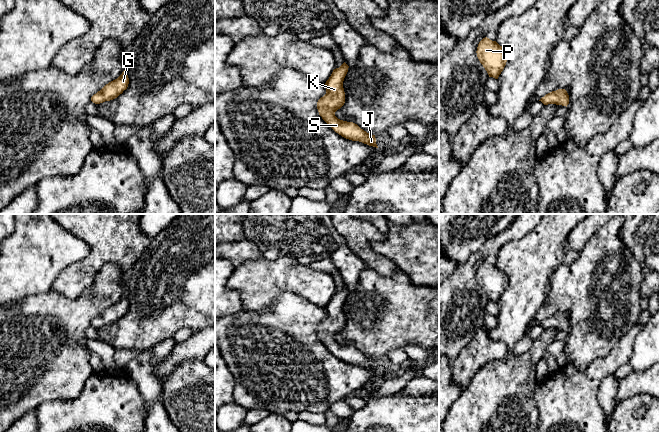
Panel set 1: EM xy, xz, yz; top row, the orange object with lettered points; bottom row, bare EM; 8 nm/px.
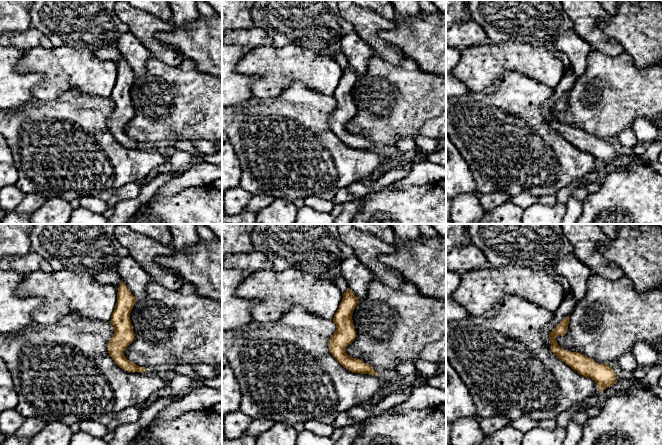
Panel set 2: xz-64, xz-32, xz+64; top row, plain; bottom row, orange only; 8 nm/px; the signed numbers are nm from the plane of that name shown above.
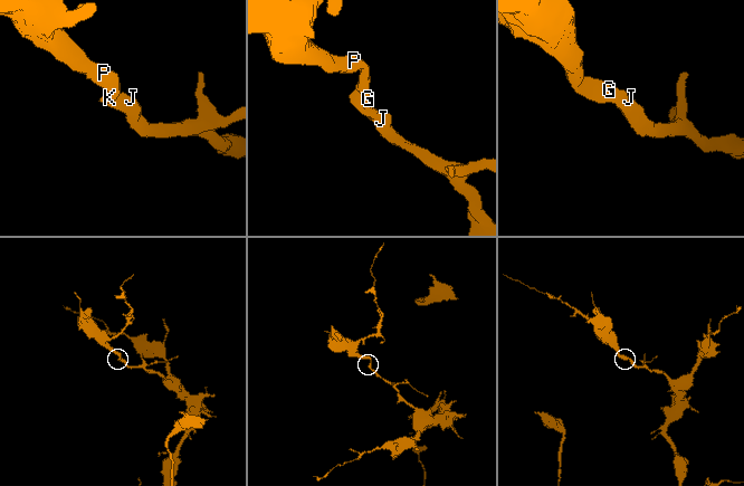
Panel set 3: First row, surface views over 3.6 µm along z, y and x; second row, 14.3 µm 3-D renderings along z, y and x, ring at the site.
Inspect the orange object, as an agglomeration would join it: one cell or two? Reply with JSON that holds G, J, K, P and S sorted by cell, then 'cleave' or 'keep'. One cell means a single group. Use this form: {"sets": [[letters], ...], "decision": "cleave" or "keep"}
{"sets": [["G", "J", "K", "P", "S"]], "decision": "keep"}

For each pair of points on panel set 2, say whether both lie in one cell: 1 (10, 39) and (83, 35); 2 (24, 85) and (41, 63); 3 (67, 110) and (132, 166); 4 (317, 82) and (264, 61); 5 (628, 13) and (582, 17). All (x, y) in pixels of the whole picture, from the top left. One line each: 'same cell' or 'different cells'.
1: same cell
2: different cells
3: same cell
4: same cell
5: different cells

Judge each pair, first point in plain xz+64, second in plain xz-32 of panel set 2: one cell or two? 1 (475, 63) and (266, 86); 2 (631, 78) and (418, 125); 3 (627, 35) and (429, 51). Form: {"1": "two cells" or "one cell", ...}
{"1": "one cell", "2": "one cell", "3": "one cell"}

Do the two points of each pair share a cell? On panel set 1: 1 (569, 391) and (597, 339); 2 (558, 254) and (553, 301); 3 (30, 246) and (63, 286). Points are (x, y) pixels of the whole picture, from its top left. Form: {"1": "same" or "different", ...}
{"1": "different", "2": "different", "3": "different"}

